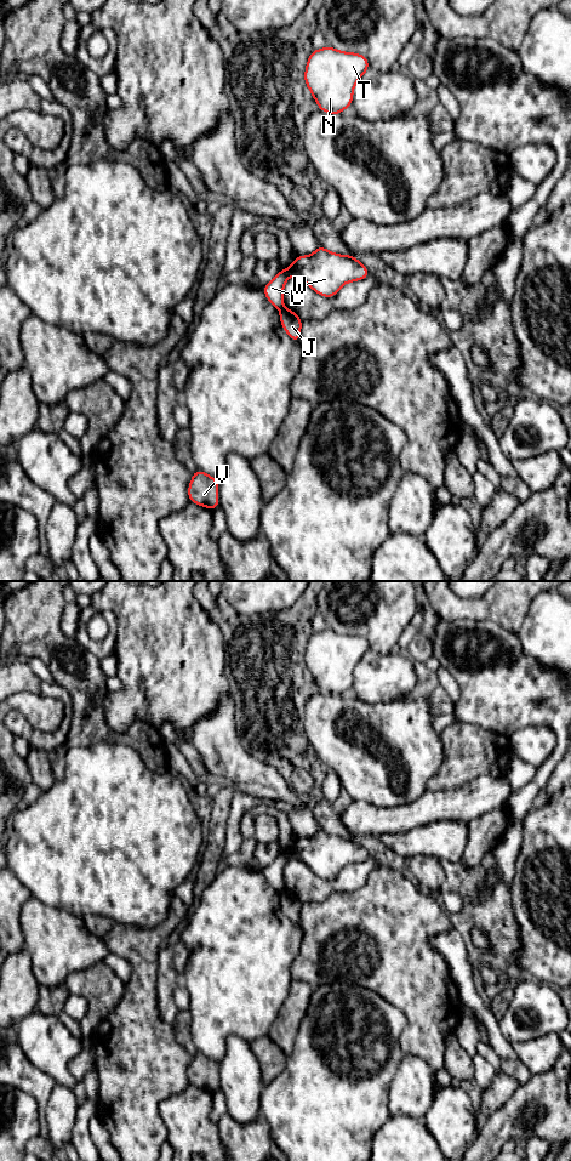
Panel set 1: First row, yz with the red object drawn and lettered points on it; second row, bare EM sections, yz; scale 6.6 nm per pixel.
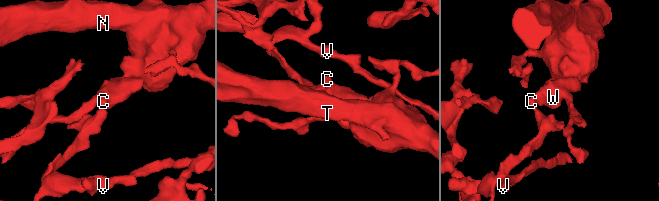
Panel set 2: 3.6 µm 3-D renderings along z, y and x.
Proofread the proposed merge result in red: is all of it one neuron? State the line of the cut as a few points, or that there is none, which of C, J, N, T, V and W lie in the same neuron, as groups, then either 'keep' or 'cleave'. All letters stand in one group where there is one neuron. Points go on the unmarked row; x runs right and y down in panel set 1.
yz (284, 889), (280, 893) | C N T W / J V | cleave

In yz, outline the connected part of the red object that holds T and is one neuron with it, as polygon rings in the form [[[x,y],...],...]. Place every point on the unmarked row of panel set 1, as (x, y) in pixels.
[[[327,627],[310,636],[304,664],[320,693],[341,696],[352,688],[354,668],[369,650],[364,637],[337,633]]]

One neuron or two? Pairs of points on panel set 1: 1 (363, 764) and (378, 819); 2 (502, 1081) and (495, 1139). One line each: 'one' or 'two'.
1: two
2: two

